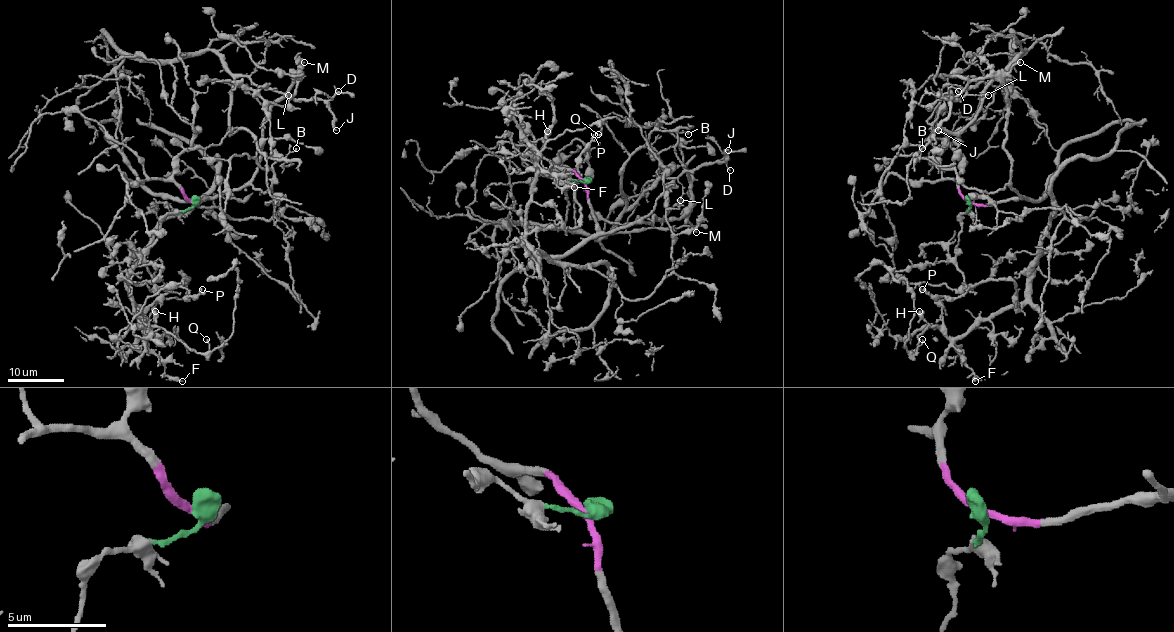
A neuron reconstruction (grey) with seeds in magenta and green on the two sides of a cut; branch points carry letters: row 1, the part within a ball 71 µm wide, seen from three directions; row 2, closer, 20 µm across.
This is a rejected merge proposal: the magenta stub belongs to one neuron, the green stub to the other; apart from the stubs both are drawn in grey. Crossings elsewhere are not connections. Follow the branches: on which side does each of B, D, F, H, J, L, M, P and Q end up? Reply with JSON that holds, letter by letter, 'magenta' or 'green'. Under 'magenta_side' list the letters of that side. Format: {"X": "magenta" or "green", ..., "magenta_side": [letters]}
{"B": "magenta", "D": "magenta", "F": "green", "H": "green", "J": "magenta", "L": "magenta", "M": "magenta", "P": "green", "Q": "green", "magenta_side": ["B", "D", "J", "L", "M"]}

